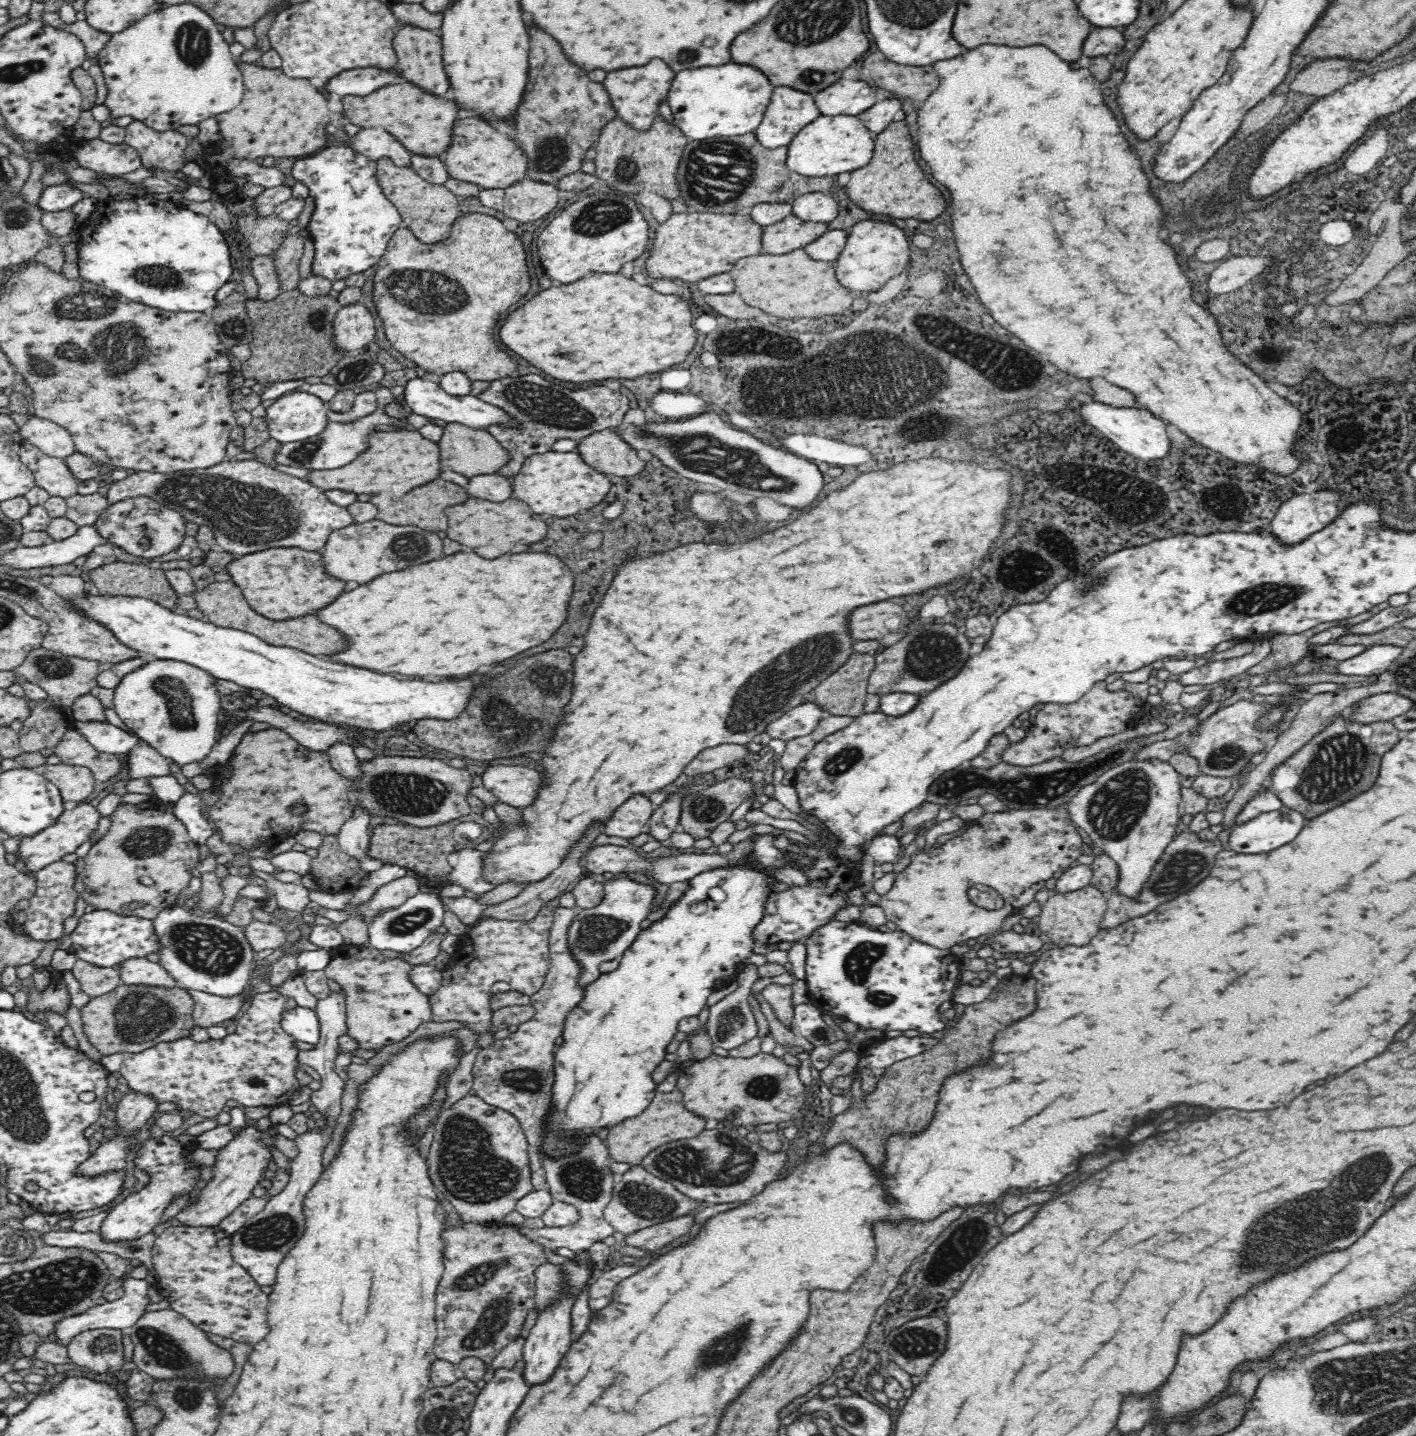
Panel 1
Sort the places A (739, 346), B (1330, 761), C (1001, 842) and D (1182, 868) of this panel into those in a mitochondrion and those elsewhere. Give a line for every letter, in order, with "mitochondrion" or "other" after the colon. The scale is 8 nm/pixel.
A: other
B: mitochondrion
C: mitochondrion
D: mitochondrion

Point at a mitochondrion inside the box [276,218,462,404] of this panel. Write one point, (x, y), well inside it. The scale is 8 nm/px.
(351, 374)

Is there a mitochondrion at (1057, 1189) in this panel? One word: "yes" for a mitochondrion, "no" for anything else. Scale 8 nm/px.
no

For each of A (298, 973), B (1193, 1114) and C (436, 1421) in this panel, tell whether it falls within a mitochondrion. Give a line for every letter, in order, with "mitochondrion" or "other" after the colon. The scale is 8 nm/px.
A: other
B: other
C: mitochondrion

